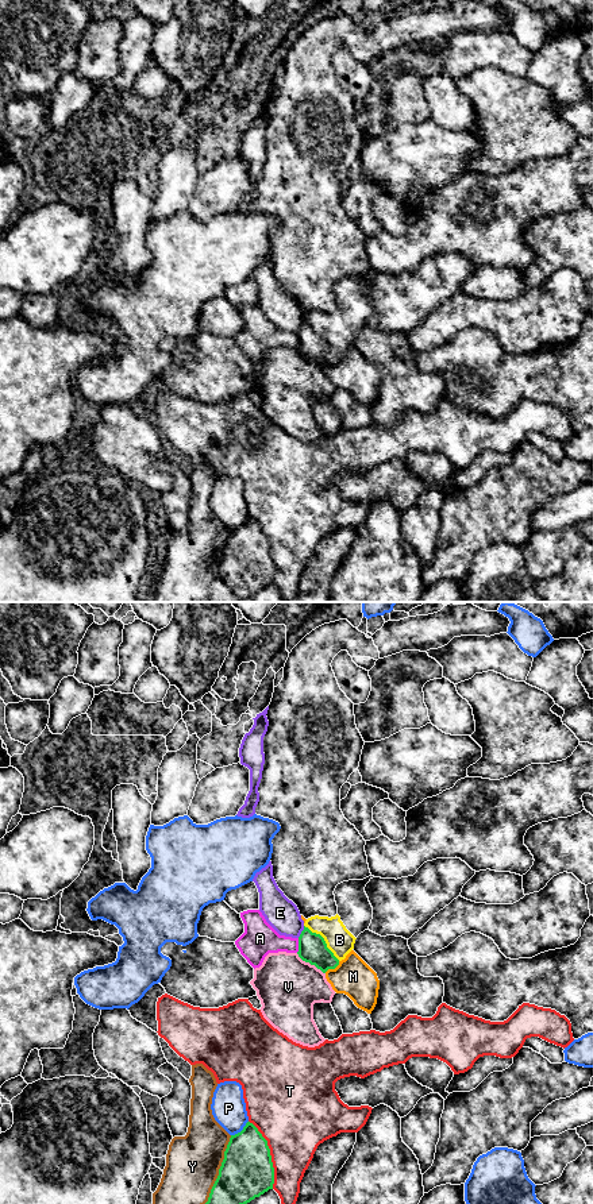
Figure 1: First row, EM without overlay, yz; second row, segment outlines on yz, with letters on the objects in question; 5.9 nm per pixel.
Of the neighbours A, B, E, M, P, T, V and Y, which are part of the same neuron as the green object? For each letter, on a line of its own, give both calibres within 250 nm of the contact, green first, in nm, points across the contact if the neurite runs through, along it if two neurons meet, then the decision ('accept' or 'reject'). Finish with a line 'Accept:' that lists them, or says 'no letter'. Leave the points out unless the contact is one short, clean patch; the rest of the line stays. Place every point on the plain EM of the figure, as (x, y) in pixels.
A: 170 nm thick on the green side, 200 nm on the other; border along yz (299, 334), (299, 344), (296, 347); reject
B: 170 nm thick on the green side, 160 nm on the other; runs through yz (312, 343), (323, 335), (339, 335); accept
E: 170 nm thick on the green side, 190 nm on the other; border along yz (304, 321), (297, 332); reject
M: 170 nm thick on the green side, 220 nm on the other; border along yz (339, 357), (334, 363), (328, 363), (324, 367); reject
P: 320 nm thick on the green side, 200 nm on the other; reject
T: 320 nm thick on the green side, 400 nm on the other; reject
V: 170 nm thick on the green side, 360 nm on the other; reject
Y: 320 nm thick on the green side, 320 nm on the other; reject
Accept: B

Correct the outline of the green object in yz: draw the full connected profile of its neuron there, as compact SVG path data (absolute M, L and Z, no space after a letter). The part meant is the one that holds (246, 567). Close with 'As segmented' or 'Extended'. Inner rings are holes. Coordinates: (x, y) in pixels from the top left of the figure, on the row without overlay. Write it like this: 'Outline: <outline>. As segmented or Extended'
Outline: M247 517L243 525L231 530L219 571L211 584L208 597L201 602L242 602L269 584L273 584L274 563L267 536L258 524Z. As segmented

